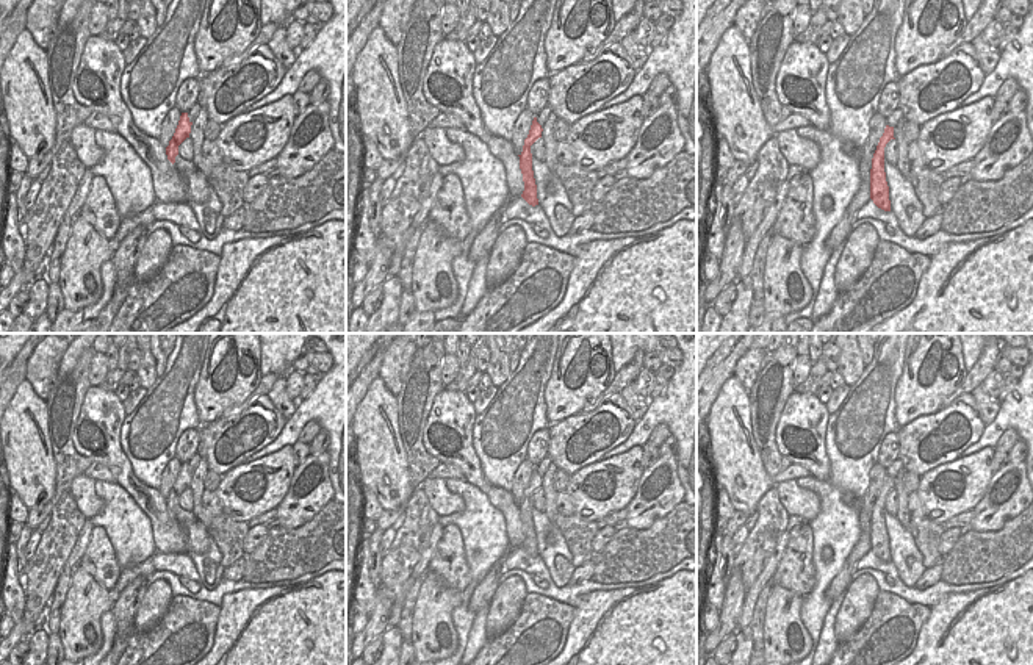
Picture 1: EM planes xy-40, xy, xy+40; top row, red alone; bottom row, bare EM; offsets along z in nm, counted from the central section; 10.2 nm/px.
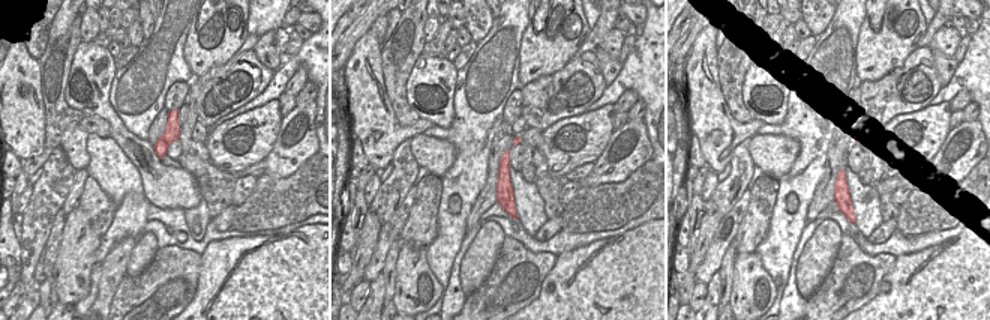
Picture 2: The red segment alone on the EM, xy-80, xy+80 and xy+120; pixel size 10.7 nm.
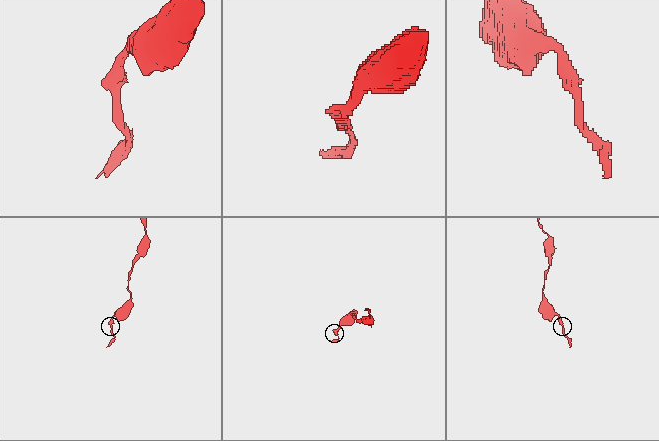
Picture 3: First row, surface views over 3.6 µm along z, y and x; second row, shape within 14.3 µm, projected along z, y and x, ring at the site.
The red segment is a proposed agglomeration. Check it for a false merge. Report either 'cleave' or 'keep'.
keep

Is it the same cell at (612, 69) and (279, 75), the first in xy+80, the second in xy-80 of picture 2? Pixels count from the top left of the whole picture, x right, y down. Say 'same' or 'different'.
different

